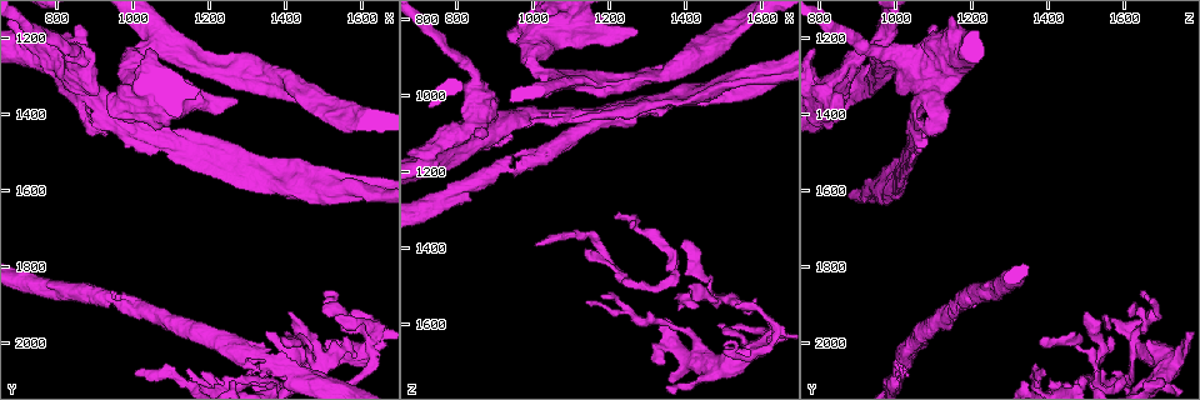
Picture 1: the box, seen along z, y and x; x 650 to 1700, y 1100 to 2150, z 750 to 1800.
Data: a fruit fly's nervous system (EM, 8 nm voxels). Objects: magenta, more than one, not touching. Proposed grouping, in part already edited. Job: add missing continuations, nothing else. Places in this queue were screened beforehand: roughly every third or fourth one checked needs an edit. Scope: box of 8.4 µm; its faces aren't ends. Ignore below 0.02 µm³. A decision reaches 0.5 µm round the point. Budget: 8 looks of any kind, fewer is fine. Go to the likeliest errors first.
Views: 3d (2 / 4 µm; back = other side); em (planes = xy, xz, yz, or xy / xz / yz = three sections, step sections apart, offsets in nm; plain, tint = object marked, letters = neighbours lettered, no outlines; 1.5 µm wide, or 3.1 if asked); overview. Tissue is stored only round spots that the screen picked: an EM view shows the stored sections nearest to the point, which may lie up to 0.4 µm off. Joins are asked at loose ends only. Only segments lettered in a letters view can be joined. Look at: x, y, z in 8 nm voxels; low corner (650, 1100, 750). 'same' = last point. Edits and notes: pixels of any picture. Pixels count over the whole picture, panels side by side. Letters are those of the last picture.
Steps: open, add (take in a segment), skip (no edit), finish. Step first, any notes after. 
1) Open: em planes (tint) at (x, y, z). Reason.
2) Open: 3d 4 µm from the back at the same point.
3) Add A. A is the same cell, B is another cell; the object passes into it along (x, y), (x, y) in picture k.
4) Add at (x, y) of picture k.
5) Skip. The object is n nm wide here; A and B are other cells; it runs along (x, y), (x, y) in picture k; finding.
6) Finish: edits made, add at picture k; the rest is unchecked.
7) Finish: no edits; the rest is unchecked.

Open: 3d 4 µm at (1590, 2040, 1545). An open end.

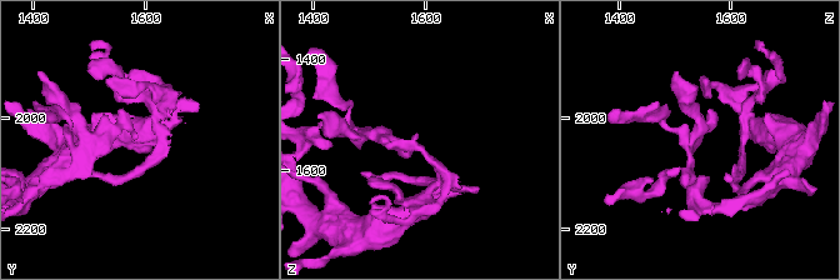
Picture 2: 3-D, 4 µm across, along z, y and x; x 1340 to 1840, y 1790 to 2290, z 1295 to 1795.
Open: em xz step 4 (letters) at (1585, 2035, 1540). Now the EM.

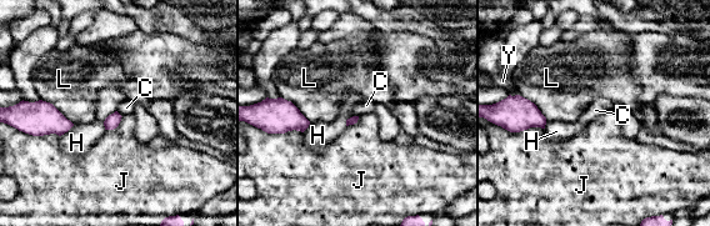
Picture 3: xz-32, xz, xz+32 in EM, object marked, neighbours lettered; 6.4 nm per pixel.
Open: em planes (letters) at the same point.

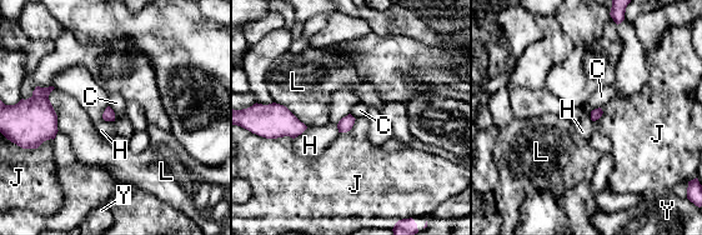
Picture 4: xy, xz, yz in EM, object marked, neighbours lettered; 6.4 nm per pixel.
Skip. The longest contact is with L, 280 nm; C, H, J, L and Y are other cells; none of them fits.

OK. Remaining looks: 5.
Open: 3d 4 µm at (1510, 1860, 1660). Tapers out.

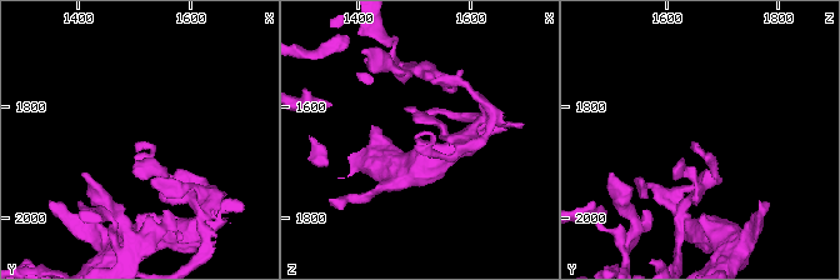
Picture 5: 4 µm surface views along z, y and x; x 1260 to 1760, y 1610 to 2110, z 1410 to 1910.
Open: em yz step 4 (letters) at (1510, 1865, 1660).

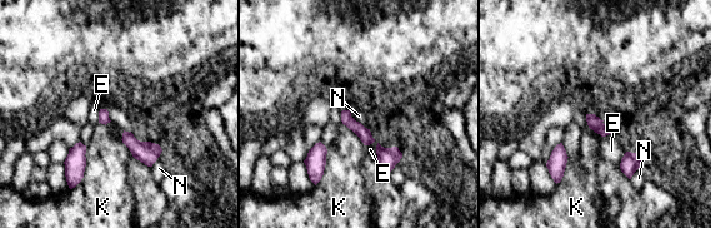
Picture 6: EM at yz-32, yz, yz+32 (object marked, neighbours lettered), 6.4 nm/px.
Add N. N is the same cell, E and K are other cells; the object passes into it along (365, 135), (357, 122), (359, 115) in picture 6; it goes on there.

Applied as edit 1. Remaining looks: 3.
Open: overview.

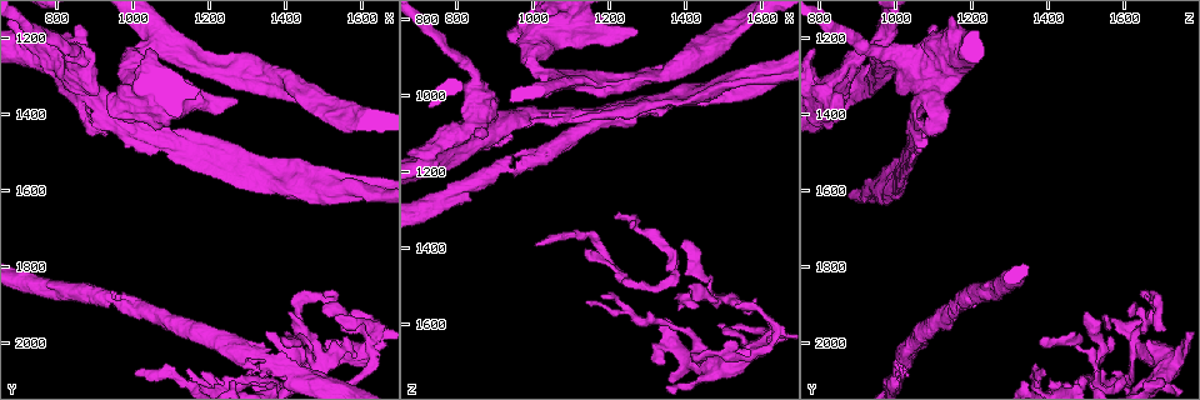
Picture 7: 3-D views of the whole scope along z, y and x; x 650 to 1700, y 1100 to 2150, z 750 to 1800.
Open: 3d 4 µm at (1260, 1585, 1015). An open end.

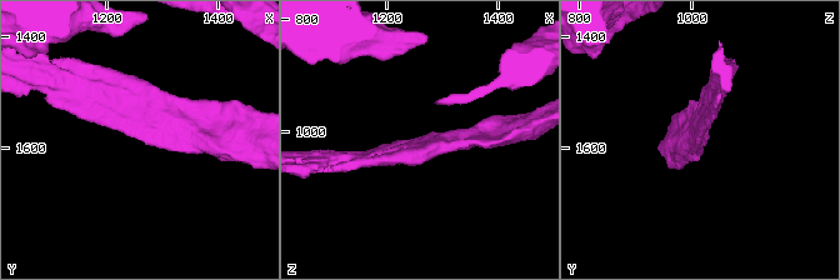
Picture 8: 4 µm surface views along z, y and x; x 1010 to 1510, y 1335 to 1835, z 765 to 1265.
Open: em yz step 8 (letters) at (1265, 1585, 1010).

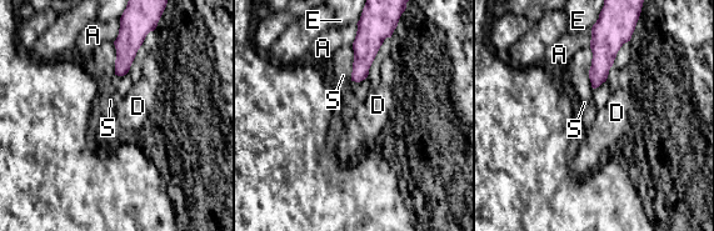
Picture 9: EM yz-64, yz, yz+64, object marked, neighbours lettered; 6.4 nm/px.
Skip. A, D, E and S are other cells; a border runs along (589, 46), (589, 81), (593, 88) in picture 9; none of them fits.

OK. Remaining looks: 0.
Finish: edits made, add at picture 6; the rest is unchecked.

